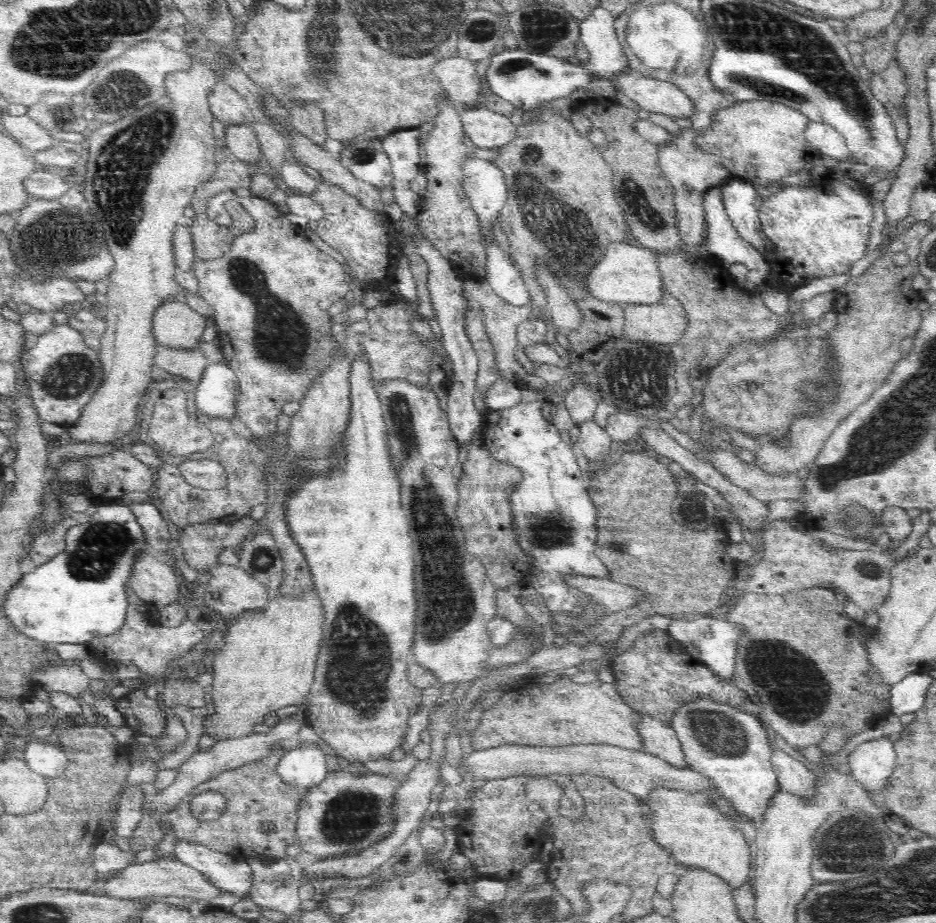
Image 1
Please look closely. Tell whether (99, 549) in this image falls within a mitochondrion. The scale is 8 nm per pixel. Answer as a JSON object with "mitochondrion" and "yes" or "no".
{"mitochondrion":"yes"}

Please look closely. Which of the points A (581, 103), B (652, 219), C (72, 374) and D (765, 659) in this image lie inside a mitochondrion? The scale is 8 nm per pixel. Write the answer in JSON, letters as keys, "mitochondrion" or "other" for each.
{"A":"other","B":"mitochondrion","C":"mitochondrion","D":"mitochondrion"}

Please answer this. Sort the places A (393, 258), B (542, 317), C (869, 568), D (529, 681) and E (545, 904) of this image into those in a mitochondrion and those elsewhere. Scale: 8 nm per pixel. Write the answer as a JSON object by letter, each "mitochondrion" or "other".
{"A":"other","B":"other","C":"mitochondrion","D":"other","E":"mitochondrion"}

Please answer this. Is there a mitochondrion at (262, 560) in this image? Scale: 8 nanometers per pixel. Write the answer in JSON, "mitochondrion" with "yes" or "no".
{"mitochondrion":"yes"}

